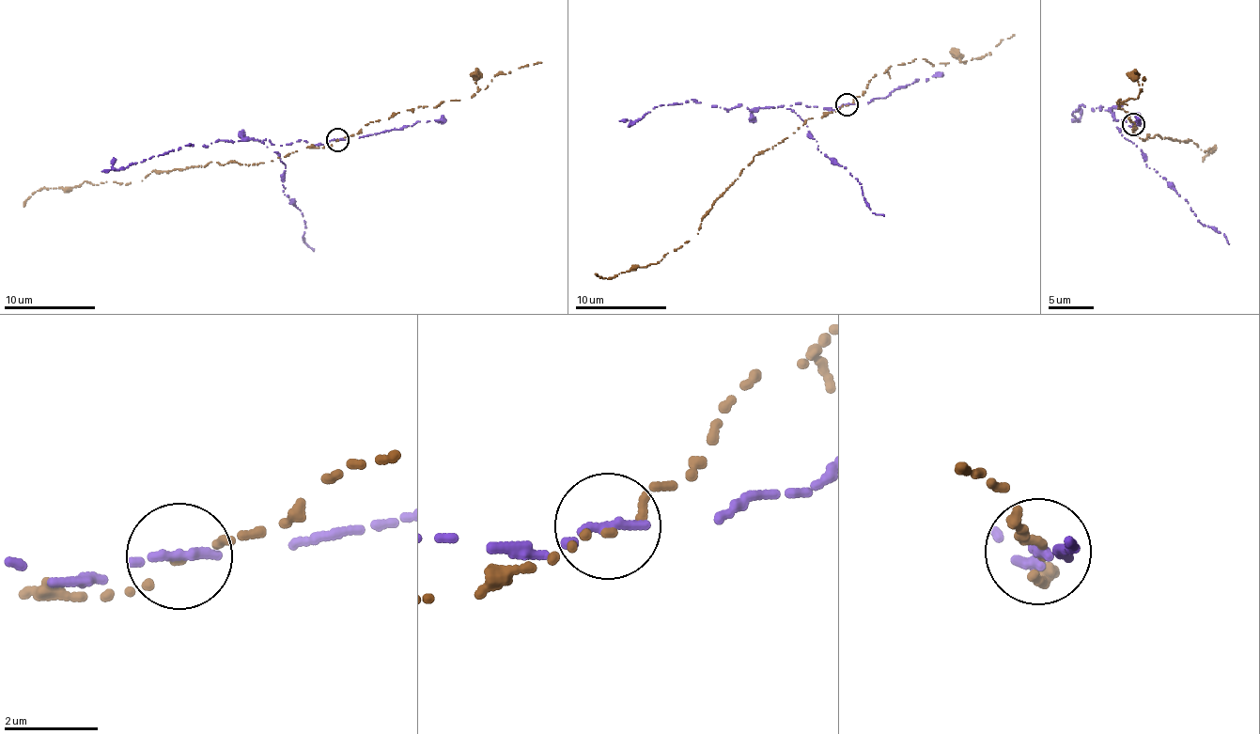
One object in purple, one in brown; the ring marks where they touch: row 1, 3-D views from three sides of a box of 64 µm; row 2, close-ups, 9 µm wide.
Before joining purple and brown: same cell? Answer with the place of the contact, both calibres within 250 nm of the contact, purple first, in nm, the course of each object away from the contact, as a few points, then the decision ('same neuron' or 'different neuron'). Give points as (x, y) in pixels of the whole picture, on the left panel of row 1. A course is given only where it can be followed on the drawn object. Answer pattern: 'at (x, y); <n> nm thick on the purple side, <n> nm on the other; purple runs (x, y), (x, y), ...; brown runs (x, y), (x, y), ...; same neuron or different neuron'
at (337, 140); 240 nm thick on the purple side, 120 nm on the other; purple runs (338, 139), (281, 146), (265, 139), (216, 141), (114, 168), (116, 160); brown runs (337, 139), (264, 163), (210, 161), (152, 171), (125, 185), (38, 189), (23, 206); different neuron

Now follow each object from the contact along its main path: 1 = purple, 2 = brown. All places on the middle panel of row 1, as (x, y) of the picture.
1: (847, 103), (826, 109), (801, 103), (725, 110), (691, 100), (659, 104), (630, 124), (631, 119)
2: (847, 106), (809, 117), (788, 138), (767, 148), (716, 198), (698, 233), (655, 264), (609, 278), (596, 273)

